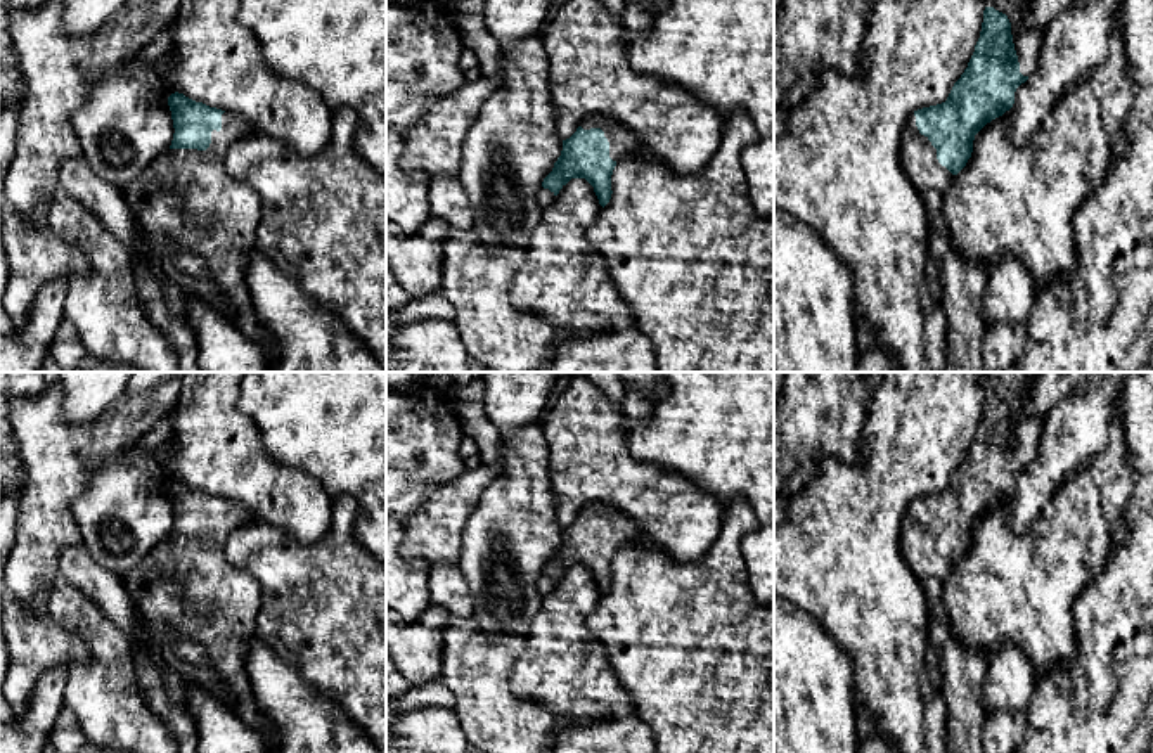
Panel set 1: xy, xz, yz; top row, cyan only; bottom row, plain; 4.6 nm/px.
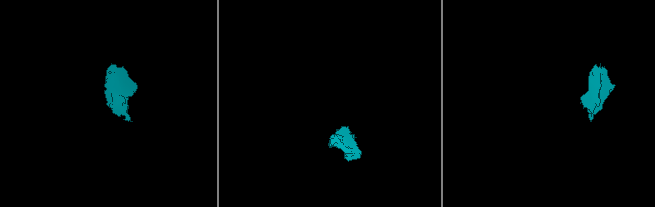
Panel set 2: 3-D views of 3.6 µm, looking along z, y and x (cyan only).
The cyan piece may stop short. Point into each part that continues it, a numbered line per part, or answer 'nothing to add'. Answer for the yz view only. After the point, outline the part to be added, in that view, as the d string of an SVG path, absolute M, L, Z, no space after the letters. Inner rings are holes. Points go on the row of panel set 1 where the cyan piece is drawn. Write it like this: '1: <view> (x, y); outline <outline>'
1: yz (1027, 42); outline M983 0L983 3L985 7L994 7L995 10L1008 16L1020 62L1020 73L1028 76L1037 66L1046 28L1027 29L1023 26L1023 9L1028 5L1028 0Z
2: yz (963, 283); outline M914 114L902 135L900 164L926 208L928 251L938 267L938 305L947 319L947 360L942 372L987 372L982 341L987 334L983 301L989 267L964 260L954 248L944 216L944 197L954 175L938 163L937 149L919 133Z

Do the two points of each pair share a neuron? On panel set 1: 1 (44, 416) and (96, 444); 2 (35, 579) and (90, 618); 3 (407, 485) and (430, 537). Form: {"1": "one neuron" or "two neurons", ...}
{"1": "one neuron", "2": "two neurons", "3": "two neurons"}

